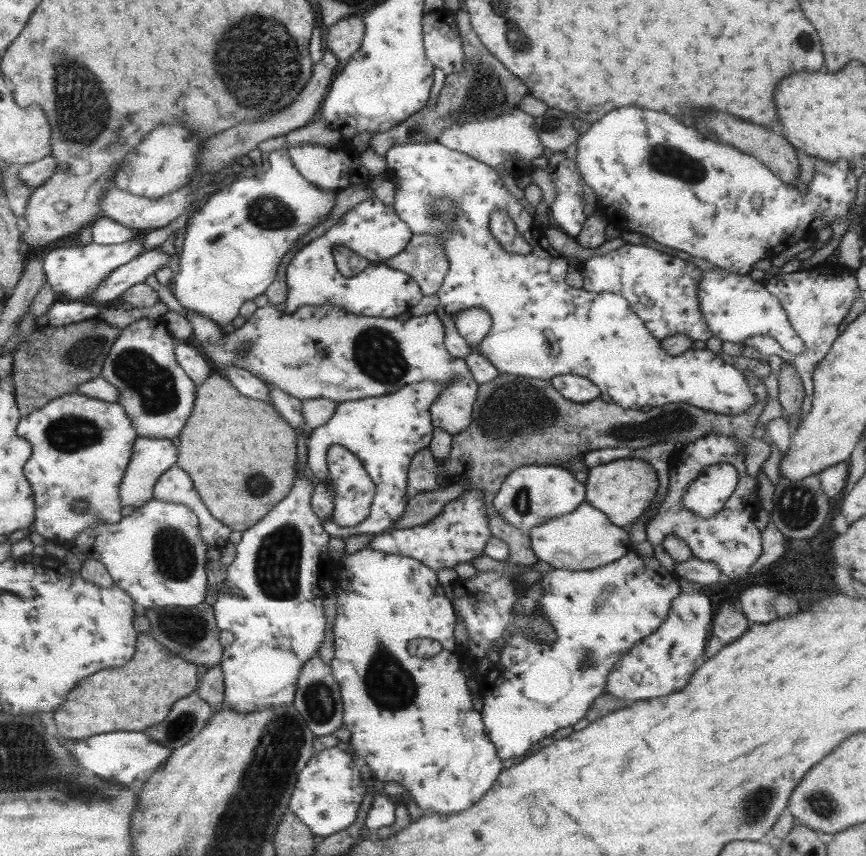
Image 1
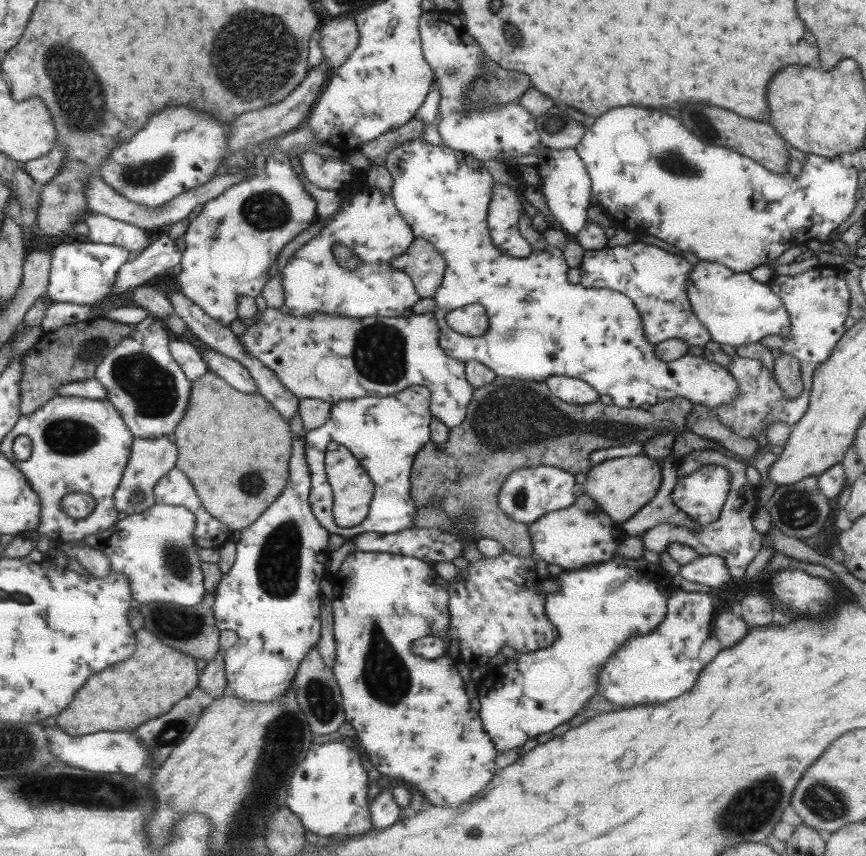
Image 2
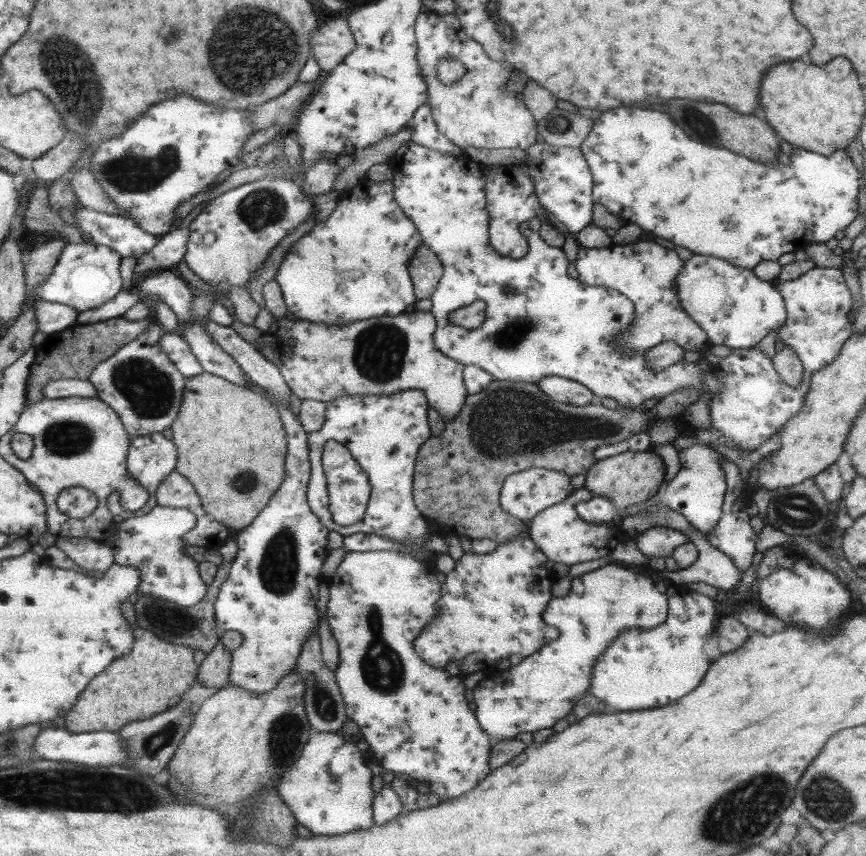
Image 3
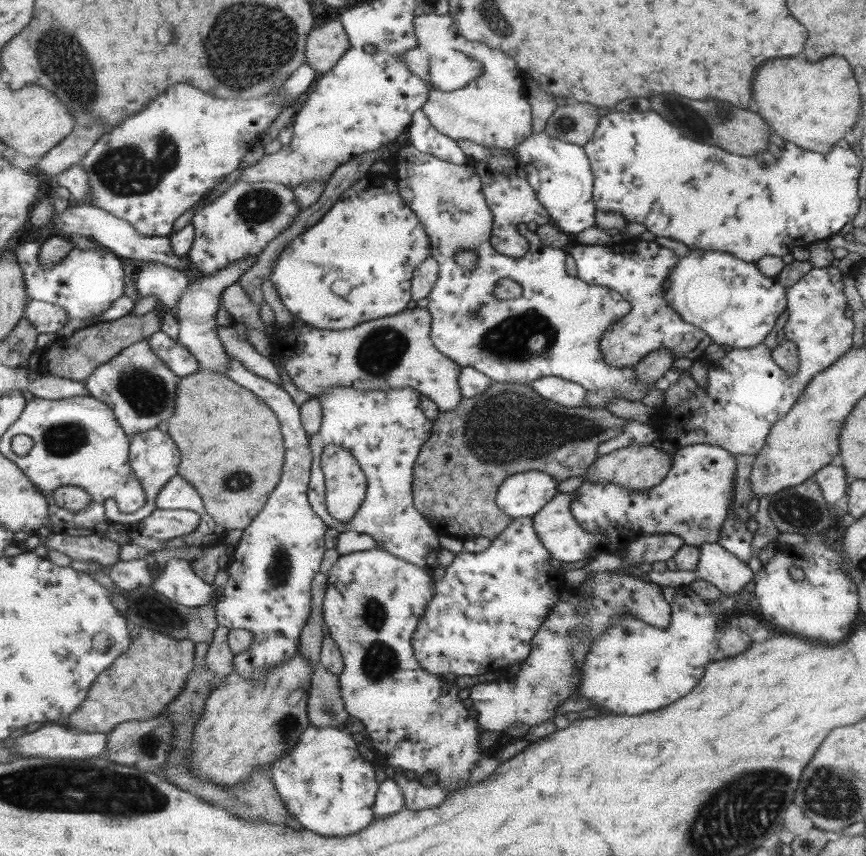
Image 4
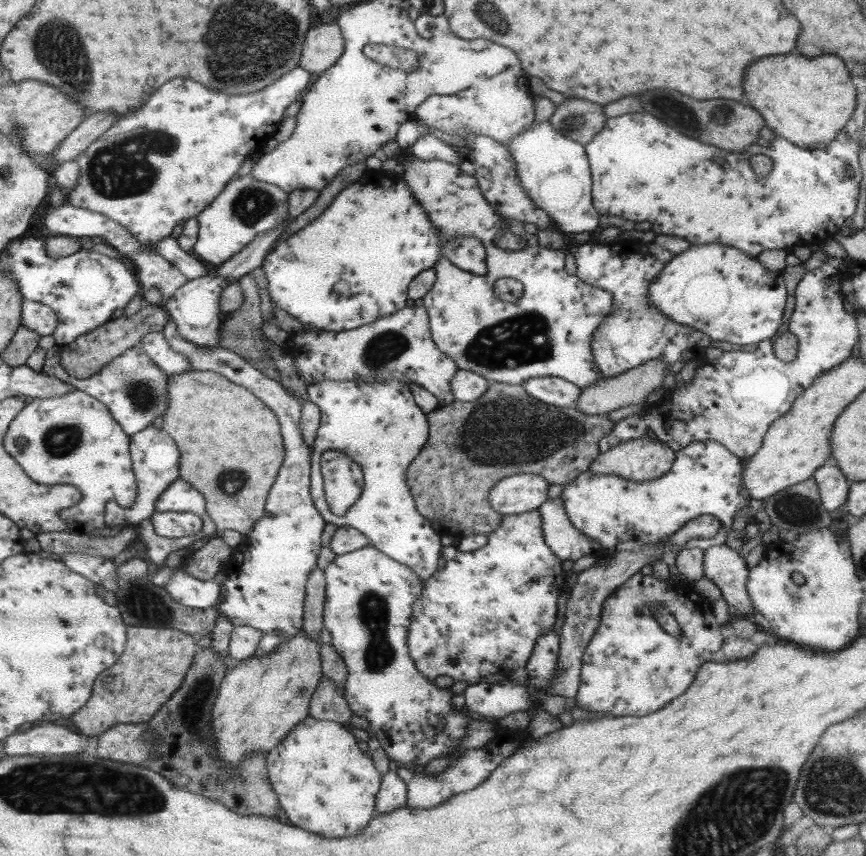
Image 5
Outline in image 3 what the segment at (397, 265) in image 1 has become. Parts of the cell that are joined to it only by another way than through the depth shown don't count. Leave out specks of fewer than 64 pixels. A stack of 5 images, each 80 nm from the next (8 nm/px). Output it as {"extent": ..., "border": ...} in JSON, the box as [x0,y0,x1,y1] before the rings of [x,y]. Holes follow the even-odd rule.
{"extent":[408,243,443,301],"border":[[[423,243],[418,246],[408,267],[413,294],[417,301],[430,299],[443,274],[443,267],[436,254]]]}

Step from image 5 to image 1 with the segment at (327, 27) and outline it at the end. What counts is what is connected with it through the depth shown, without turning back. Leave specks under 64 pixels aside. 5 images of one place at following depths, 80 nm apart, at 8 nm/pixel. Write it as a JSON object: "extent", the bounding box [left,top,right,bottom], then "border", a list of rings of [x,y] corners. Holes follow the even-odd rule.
{"extent":[326,17,365,67],"border":[[[345,17],[328,28],[326,46],[343,67],[360,48],[365,35],[365,26],[361,18]]]}

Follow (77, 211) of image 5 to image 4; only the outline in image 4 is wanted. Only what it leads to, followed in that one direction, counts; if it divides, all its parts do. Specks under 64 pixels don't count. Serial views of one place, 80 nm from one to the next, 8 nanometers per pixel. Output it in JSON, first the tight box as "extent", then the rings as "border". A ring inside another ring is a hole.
{"extent":[54,204,192,275],"border":[[[70,204],[66,211],[55,215],[54,225],[58,227],[60,232],[64,235],[68,236],[68,234],[72,233],[80,234],[98,243],[104,250],[111,251],[115,256],[121,259],[132,259],[138,264],[142,262],[160,263],[180,269],[188,275],[192,272],[188,259],[174,255],[168,236],[152,238],[142,236],[142,234],[138,234],[138,232],[134,230],[134,227],[130,226],[128,222],[124,222],[123,218],[118,218],[116,215],[95,207],[94,205]]]}

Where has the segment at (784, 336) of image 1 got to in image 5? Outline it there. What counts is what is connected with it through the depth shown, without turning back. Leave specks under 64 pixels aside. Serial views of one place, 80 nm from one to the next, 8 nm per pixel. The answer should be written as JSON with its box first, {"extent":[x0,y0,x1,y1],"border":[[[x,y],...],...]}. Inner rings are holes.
{"extent":[648,244,787,346],"border":[[[720,244],[692,246],[686,252],[674,256],[648,287],[649,303],[674,322],[699,330],[713,340],[740,346],[760,343],[776,334],[776,330],[782,324],[787,297],[783,271],[767,270],[757,259],[746,255],[740,249]]]}

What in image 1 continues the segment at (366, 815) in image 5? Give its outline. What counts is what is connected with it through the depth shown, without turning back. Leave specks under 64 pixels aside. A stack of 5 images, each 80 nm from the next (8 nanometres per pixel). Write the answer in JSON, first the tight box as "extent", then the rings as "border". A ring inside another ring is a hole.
{"extent":[289,746,367,837],"border":[[[334,746],[315,752],[296,778],[289,808],[311,830],[313,835],[330,837],[354,824],[358,808],[367,793],[360,772],[354,764],[354,755]]]}

